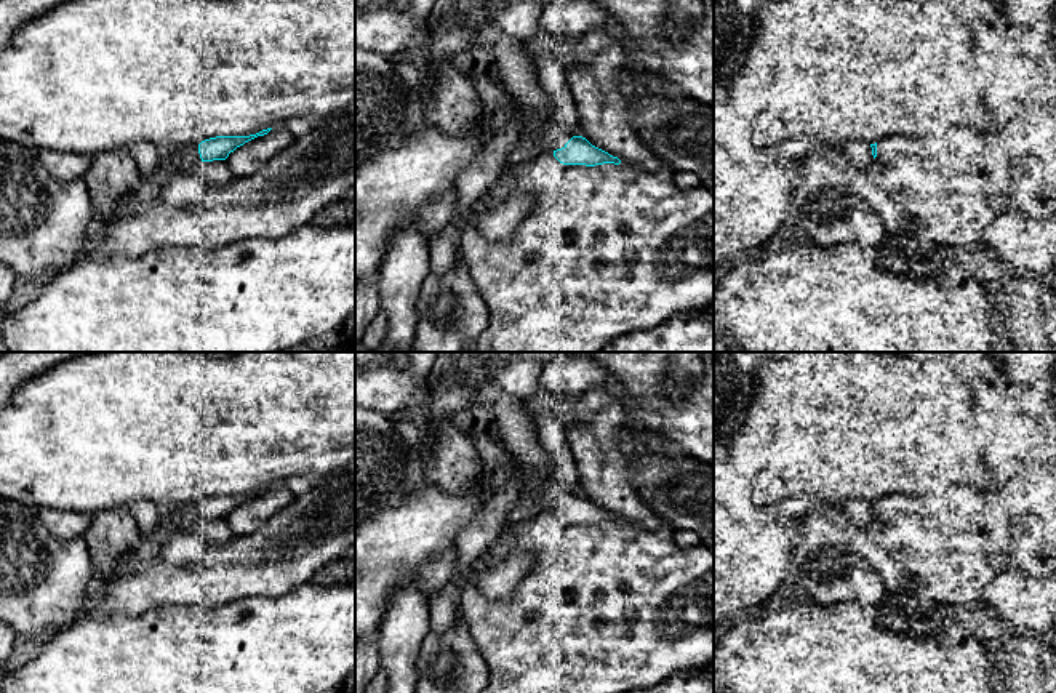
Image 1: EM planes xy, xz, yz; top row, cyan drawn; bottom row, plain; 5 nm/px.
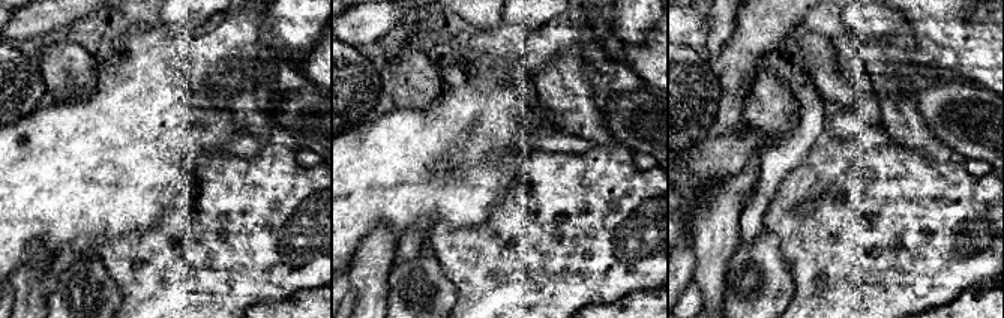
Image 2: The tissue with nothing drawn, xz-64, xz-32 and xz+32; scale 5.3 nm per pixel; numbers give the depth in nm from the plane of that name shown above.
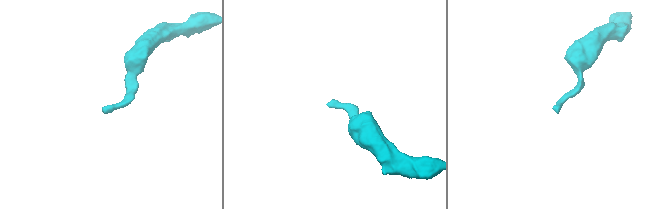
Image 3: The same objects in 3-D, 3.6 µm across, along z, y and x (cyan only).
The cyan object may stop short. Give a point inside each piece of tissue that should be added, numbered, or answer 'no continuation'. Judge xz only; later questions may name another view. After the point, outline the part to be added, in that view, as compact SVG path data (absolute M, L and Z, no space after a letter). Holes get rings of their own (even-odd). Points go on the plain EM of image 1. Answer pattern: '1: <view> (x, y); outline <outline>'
1: xz (554, 495); outline M552 482L544 490L541 491L539 498L542 504L549 509L554 511L557 507L565 506L565 503L571 498L573 495L568 493L558 482Z

